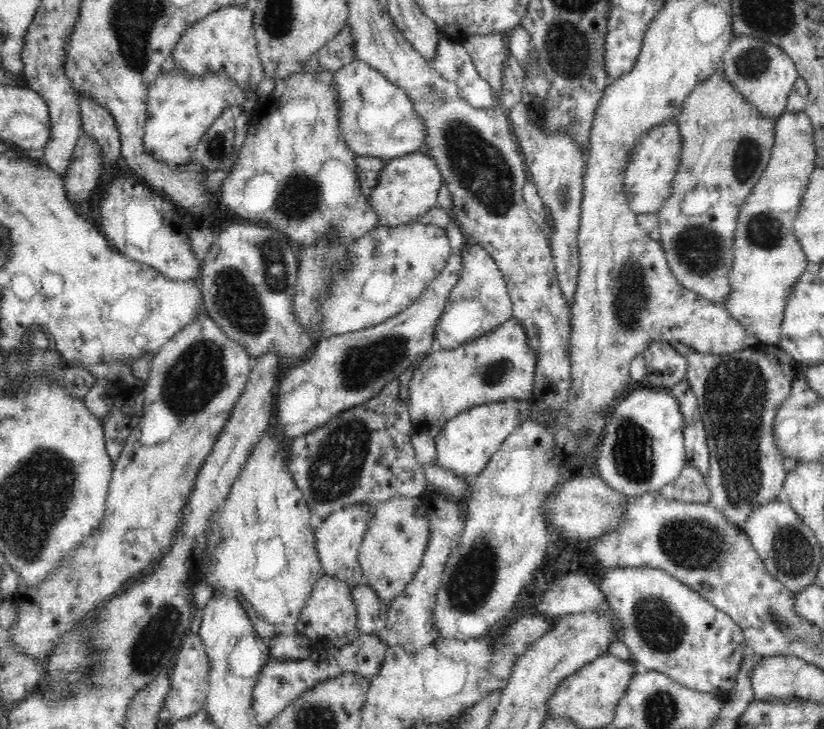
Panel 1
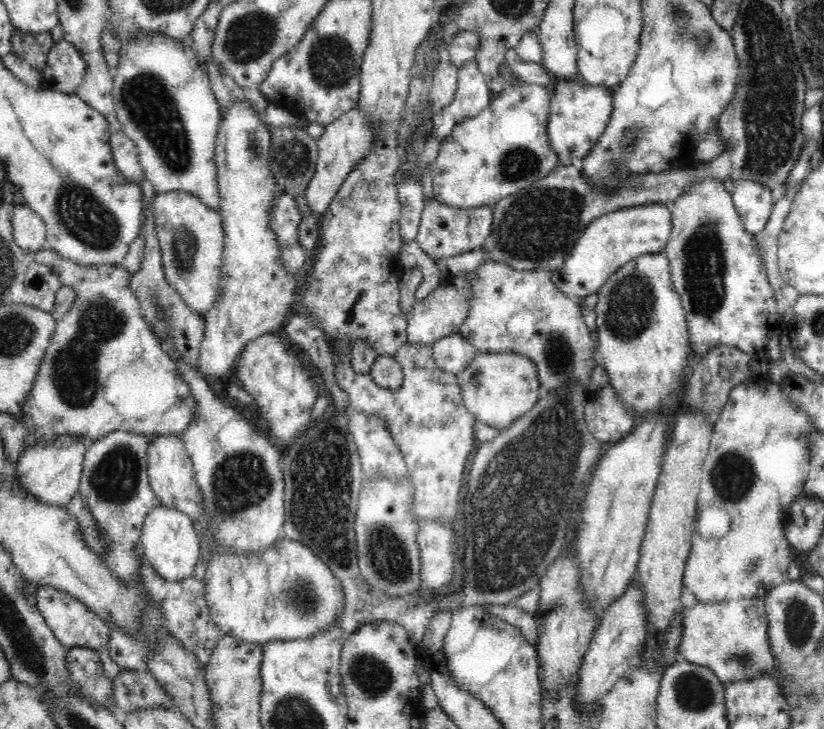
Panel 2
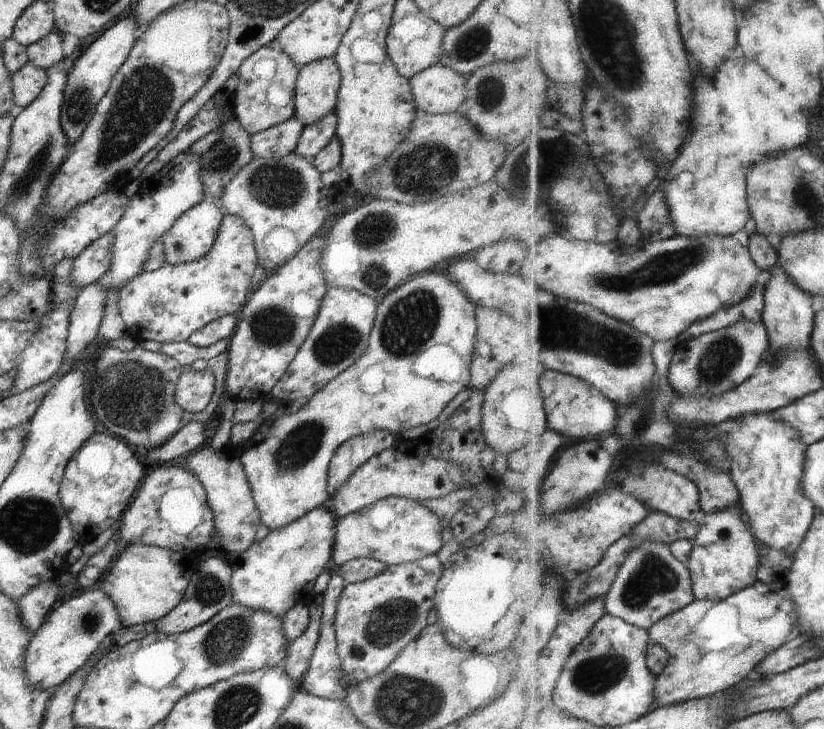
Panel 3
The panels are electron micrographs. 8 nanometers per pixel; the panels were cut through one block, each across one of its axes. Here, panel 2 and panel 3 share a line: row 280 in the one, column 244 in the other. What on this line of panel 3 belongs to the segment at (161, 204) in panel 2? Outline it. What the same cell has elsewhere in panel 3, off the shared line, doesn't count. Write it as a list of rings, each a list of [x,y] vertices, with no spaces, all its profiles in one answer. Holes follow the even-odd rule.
[[[293,152],[280,159],[254,157],[224,186],[217,204],[223,212],[241,217],[246,222],[254,240],[256,264],[260,267],[271,272],[275,268],[263,248],[263,238],[273,228],[287,228],[293,232],[297,236],[297,248],[303,246],[321,228],[328,216],[328,202],[325,198],[329,192],[319,181],[319,175],[320,172],[310,165],[309,160]]]

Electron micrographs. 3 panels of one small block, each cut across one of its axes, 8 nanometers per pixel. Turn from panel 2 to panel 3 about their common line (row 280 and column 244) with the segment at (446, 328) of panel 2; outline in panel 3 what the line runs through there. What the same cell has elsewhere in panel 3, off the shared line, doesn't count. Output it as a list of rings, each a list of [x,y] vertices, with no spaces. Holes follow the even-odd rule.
[[[419,274],[415,275],[413,280],[407,280],[403,282],[399,288],[395,288],[393,292],[386,294],[381,303],[376,304],[376,309],[374,312],[374,319],[371,330],[368,334],[368,341],[366,342],[364,351],[356,358],[351,366],[348,366],[343,372],[340,372],[335,378],[332,378],[321,387],[312,397],[306,399],[306,403],[301,406],[299,410],[289,414],[282,414],[280,417],[271,416],[265,419],[257,428],[253,431],[253,434],[244,442],[239,445],[238,449],[238,459],[240,460],[243,472],[246,476],[246,482],[251,489],[251,496],[258,512],[258,517],[261,523],[263,523],[269,531],[274,531],[288,525],[290,522],[297,520],[300,516],[303,516],[306,512],[313,510],[315,507],[321,507],[323,505],[328,505],[329,496],[326,491],[326,476],[328,470],[328,464],[332,454],[336,451],[338,446],[341,446],[342,442],[345,442],[351,437],[357,436],[358,434],[368,433],[376,430],[386,430],[388,433],[393,435],[393,438],[406,436],[409,428],[415,426],[421,426],[421,424],[427,424],[431,420],[437,418],[443,407],[459,392],[465,387],[469,387],[469,363],[474,351],[475,333],[476,333],[476,322],[474,317],[474,305],[472,302],[461,292],[460,288],[452,281],[449,276],[444,274]],[[431,346],[443,346],[443,350],[449,350],[441,356],[437,356],[435,360],[429,358],[429,364],[427,364],[427,372],[429,368],[433,370],[437,366],[437,370],[441,370],[441,376],[437,374],[437,378],[431,376],[421,376],[421,374],[415,374],[413,372],[413,364],[415,360],[425,352],[429,350]]]

